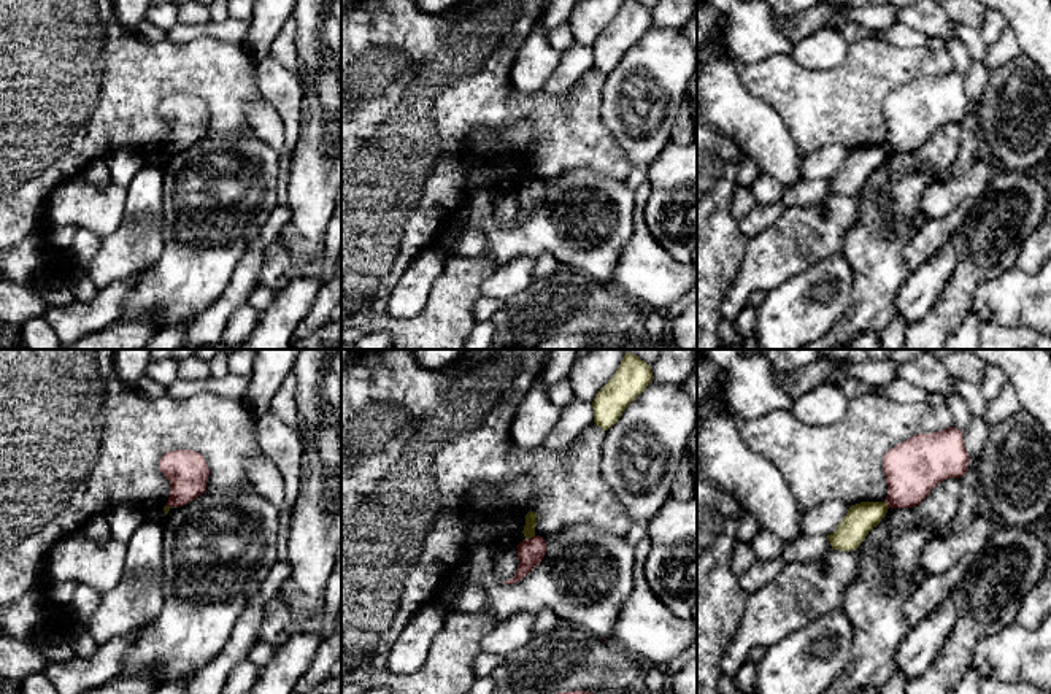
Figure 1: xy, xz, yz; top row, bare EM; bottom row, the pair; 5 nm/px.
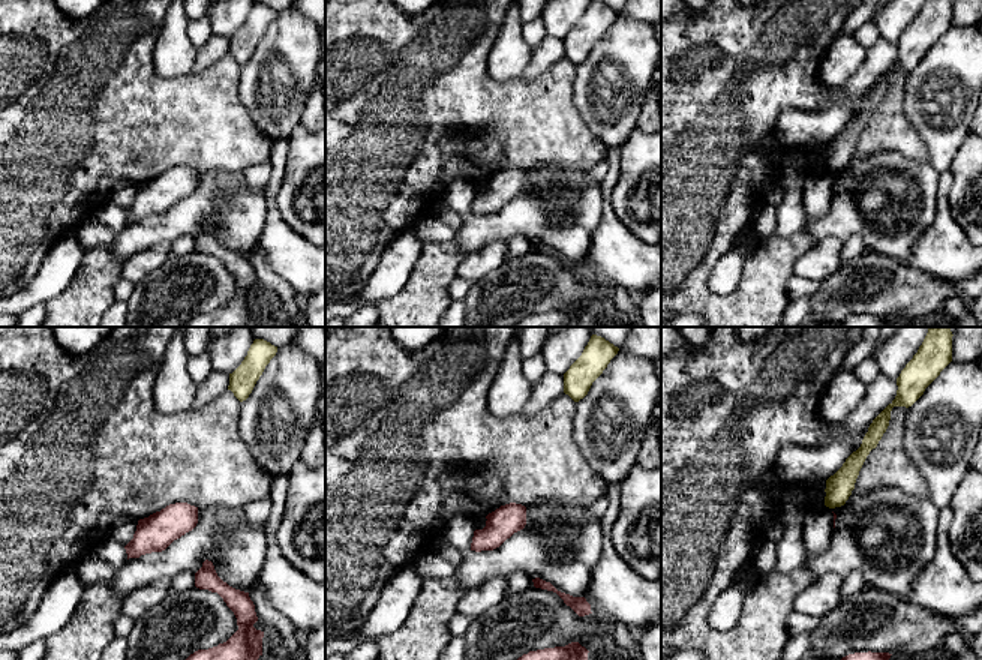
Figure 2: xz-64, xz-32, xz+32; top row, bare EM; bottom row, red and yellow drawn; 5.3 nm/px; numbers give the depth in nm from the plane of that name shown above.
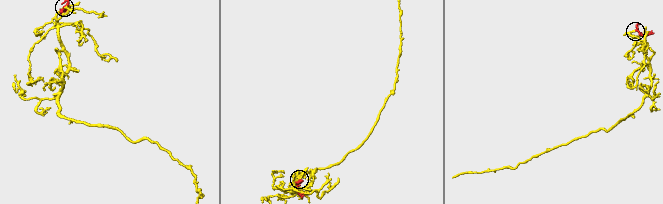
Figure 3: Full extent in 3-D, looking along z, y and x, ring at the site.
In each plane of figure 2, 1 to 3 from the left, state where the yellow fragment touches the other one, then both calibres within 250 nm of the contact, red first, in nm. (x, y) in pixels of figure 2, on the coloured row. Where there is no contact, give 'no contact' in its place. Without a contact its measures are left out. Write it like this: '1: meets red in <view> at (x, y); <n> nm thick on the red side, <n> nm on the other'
1: no contact
2: no contact
3: no contact

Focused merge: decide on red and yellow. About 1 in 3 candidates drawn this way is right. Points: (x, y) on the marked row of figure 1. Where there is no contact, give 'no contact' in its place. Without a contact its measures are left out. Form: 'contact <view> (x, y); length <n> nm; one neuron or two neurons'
contact xz (532, 537); length 60 nm; two neurons

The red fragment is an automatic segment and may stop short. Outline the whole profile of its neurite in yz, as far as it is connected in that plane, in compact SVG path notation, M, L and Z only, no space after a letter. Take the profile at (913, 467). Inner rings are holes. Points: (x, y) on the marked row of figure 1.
M956 427L907 438L883 457L887 507L919 505L943 480L962 478L968 461L964 432Z

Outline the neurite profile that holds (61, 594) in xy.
M60 581L49 584L48 597L54 607L67 608L78 589L78 581Z

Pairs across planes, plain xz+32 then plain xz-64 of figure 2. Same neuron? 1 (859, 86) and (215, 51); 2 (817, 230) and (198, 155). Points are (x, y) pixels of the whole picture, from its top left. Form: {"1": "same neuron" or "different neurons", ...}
{"1": "same neuron", "2": "different neurons"}

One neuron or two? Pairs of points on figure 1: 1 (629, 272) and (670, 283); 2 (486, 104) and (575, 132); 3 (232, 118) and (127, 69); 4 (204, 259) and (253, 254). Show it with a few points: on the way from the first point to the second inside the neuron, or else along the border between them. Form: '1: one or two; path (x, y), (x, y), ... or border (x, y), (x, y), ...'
1: one; path (639, 272), (646, 272), (661, 281)
2: one; path (508, 107), (537, 107), (553, 118)
3: one; path (208, 91), (186, 69), (154, 69)
4: two; border (262, 229), (250, 243), (226, 289)

